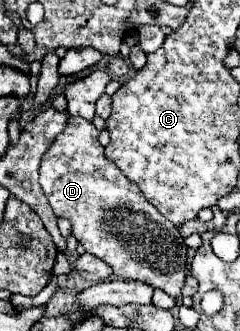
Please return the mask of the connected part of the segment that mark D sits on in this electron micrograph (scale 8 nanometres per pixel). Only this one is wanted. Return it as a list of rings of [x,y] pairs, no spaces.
[[[69,118],[67,128],[45,152],[39,184],[55,212],[73,224],[73,236],[89,254],[99,256],[123,280],[145,282],[153,288],[181,298],[185,284],[187,246],[175,224],[153,208],[137,184],[133,184],[103,152],[95,126],[83,118]]]

